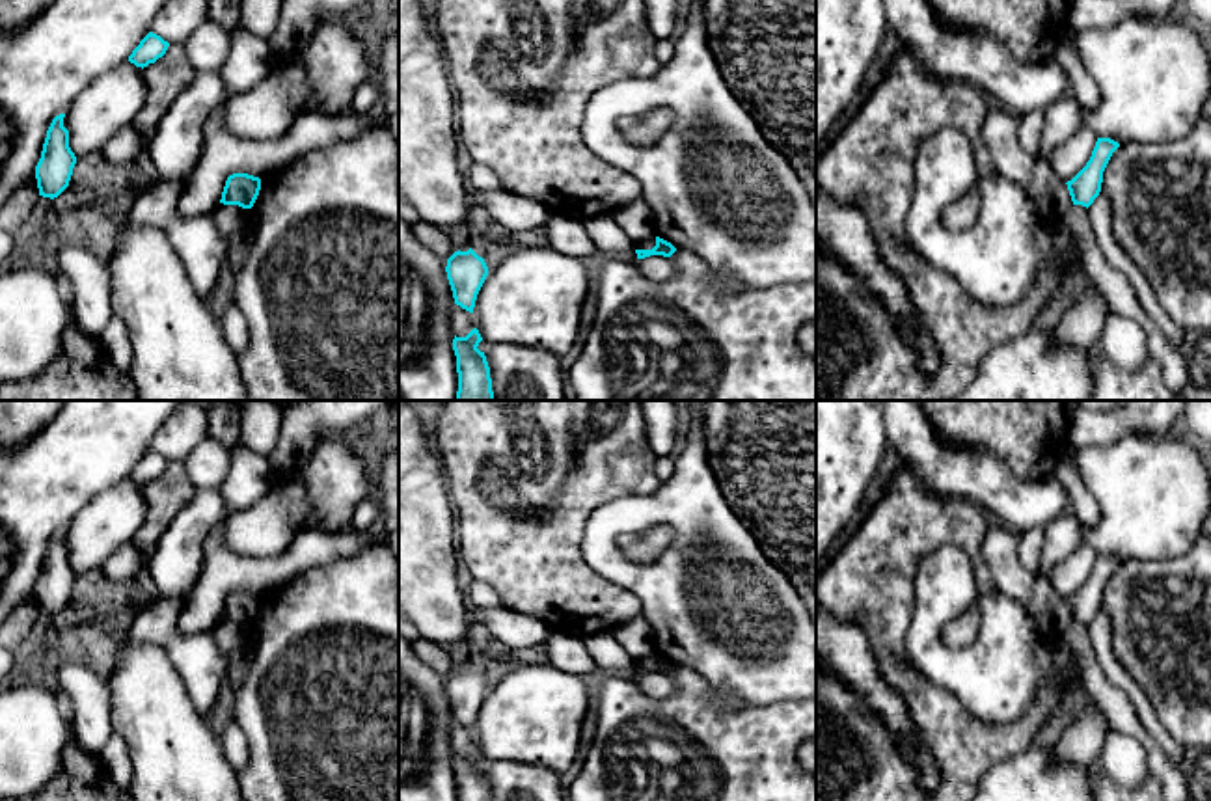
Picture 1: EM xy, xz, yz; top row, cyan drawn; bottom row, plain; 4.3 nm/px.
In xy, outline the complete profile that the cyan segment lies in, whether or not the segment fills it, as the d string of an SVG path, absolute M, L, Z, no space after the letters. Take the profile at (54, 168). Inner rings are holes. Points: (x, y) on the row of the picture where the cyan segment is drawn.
M65 114L52 119L35 166L39 196L58 197L71 181L76 156L69 147L69 130L63 127Z

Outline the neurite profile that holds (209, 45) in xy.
M205 20L183 45L194 63L220 69L229 56L231 32L212 20Z

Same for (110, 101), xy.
M129 60L97 75L65 114L69 147L76 158L101 151L110 138L130 125L145 102L142 67Z

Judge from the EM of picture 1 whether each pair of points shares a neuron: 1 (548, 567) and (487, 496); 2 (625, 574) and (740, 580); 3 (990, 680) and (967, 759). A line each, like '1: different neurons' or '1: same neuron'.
1: same neuron
2: same neuron
3: different neurons

